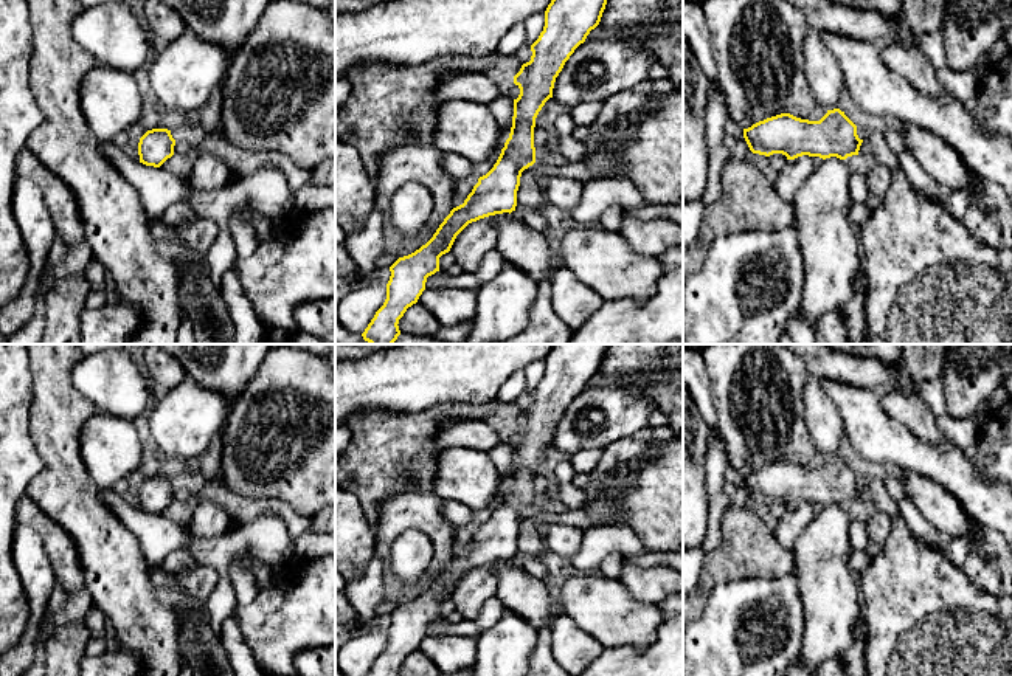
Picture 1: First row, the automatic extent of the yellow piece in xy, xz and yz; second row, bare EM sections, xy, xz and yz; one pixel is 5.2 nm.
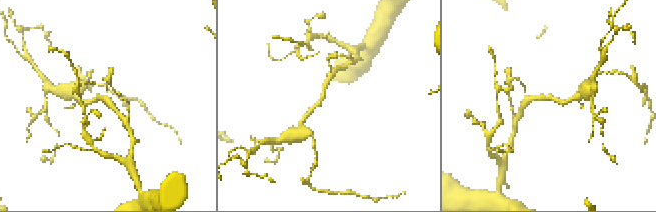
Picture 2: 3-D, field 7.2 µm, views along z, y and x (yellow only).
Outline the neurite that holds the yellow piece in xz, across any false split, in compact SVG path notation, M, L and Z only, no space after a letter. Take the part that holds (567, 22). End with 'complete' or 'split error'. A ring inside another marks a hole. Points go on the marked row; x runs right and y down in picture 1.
M551 0L543 31L531 45L531 60L514 76L520 95L514 99L511 133L497 163L478 178L464 203L450 211L425 245L390 267L386 299L362 333L365 341L393 344L397 340L399 319L418 302L427 278L439 271L439 257L450 251L469 223L515 211L522 172L535 163L535 118L553 98L565 62L599 25L605 5L607 0Z | complete

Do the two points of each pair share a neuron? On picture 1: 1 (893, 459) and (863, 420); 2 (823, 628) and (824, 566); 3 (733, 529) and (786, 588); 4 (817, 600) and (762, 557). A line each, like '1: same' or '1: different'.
1: same
2: same
3: different
4: different

